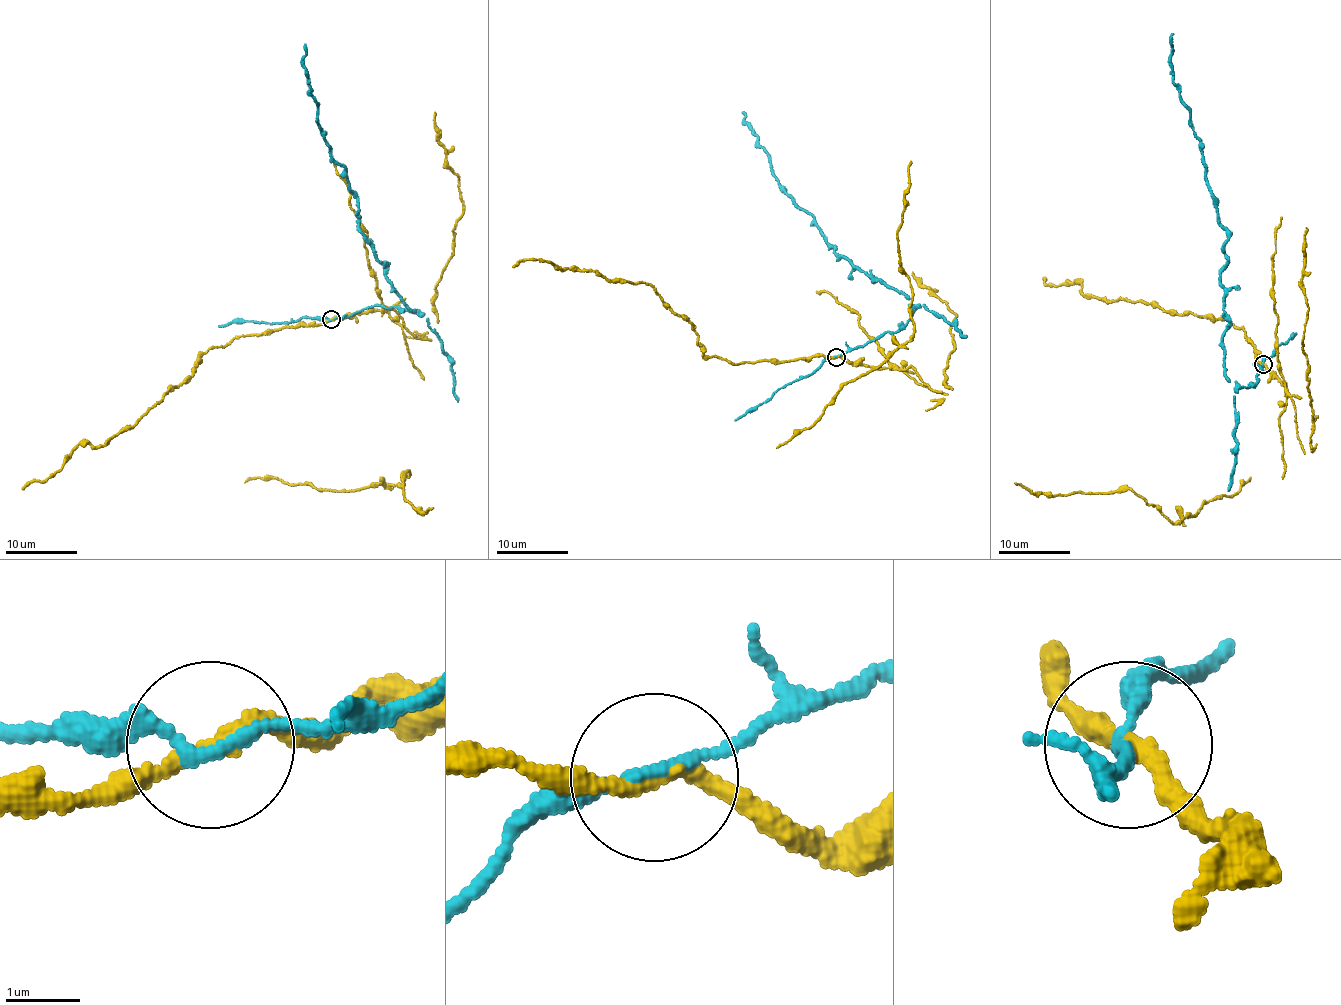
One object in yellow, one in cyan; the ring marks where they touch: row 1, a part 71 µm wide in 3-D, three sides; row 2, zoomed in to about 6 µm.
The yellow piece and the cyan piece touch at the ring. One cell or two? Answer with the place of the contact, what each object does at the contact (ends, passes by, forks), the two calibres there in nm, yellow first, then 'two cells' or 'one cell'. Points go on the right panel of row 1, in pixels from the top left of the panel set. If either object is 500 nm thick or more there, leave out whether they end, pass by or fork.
(1263, 364) | yellow passes by | cyan passes by | 200/150 nm | two cells

